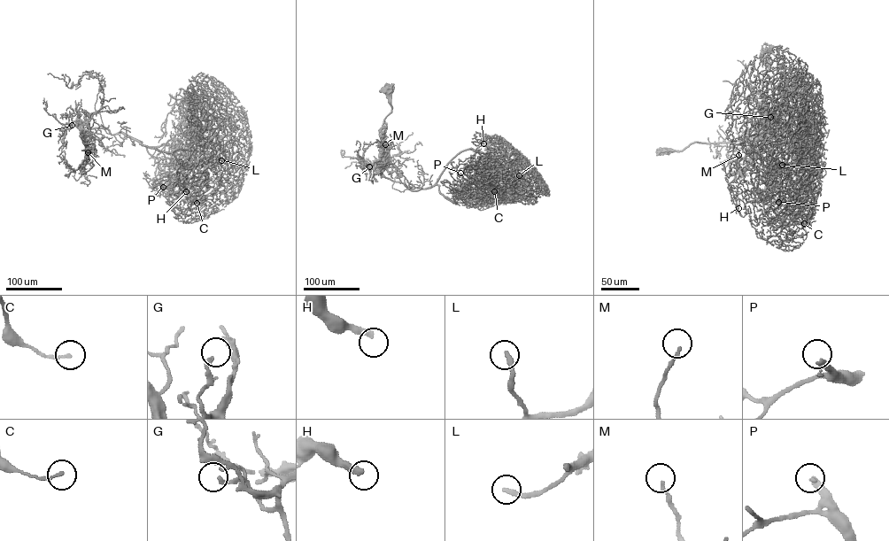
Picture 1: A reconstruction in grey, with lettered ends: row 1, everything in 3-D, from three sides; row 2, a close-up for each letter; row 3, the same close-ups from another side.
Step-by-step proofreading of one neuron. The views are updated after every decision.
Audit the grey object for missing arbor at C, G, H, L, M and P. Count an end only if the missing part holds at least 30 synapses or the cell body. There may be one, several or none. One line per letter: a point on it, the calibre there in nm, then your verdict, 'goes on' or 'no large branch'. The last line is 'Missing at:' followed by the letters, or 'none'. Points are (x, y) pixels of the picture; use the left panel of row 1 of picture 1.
C: at (197, 203); 140 nm thick; no large branch
G: at (72, 125); 180 nm thick; no large branch
H: at (186, 191); 320 nm thick; goes on
L: at (221, 160); 240 nm thick; goes on
M: at (88, 152); 150 nm thick; no large branch
P: at (163, 187); 360 nm thick; goes on
Missing at: H, L, P

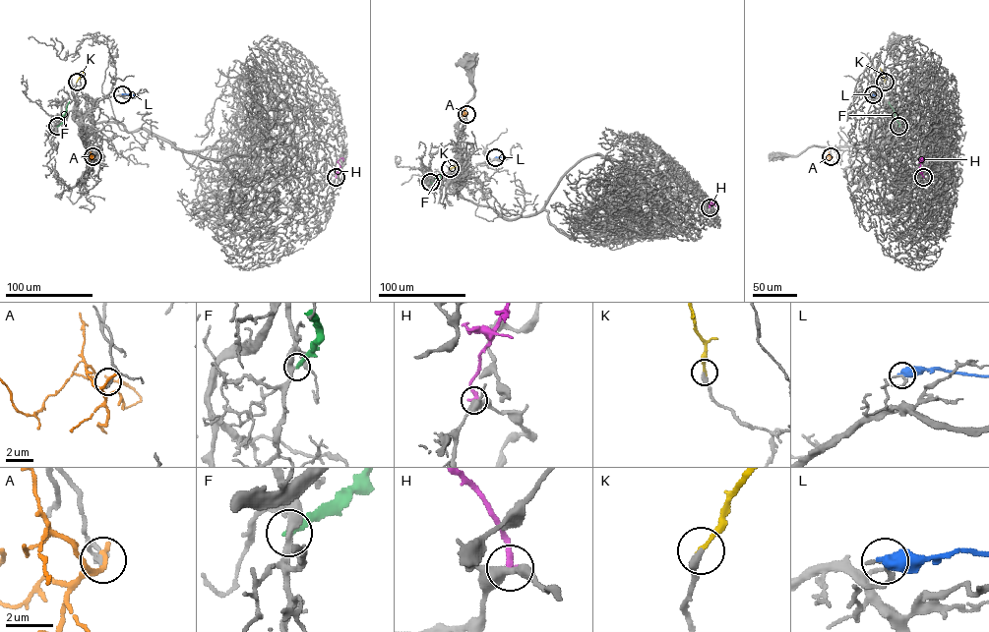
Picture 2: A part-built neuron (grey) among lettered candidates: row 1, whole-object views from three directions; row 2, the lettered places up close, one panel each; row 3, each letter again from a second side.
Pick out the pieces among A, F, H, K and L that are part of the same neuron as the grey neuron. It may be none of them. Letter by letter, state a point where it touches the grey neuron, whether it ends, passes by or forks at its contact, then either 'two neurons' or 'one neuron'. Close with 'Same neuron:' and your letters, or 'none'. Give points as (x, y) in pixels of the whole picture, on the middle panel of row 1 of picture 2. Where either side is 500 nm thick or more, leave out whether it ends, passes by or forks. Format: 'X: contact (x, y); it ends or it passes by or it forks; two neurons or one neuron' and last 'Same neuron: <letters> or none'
A: contact (466, 114); it ends; two neurons
F: contact (430, 182); it ends; two neurons
H: contact (710, 207); it ends; two neurons
K: contact (450, 168); it ends; one neuron
L: contact (495, 157); two neurons
Same neuron: K

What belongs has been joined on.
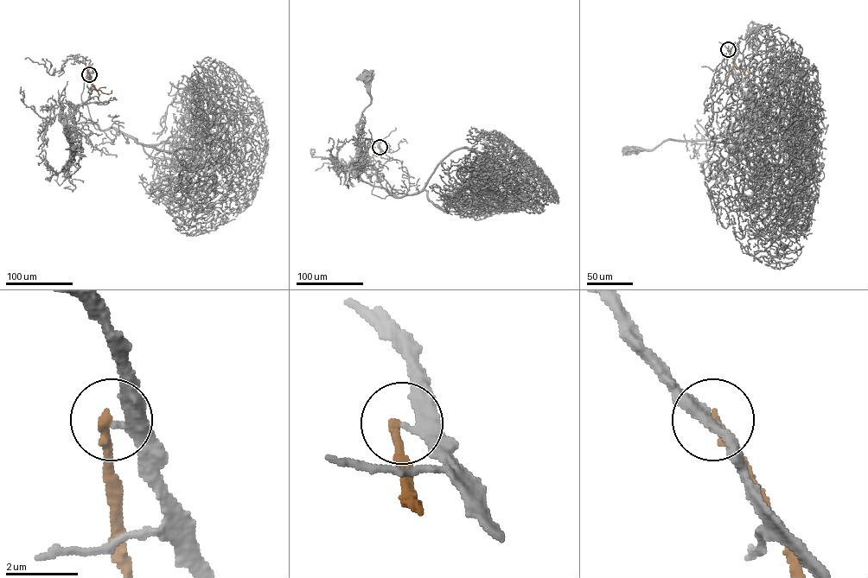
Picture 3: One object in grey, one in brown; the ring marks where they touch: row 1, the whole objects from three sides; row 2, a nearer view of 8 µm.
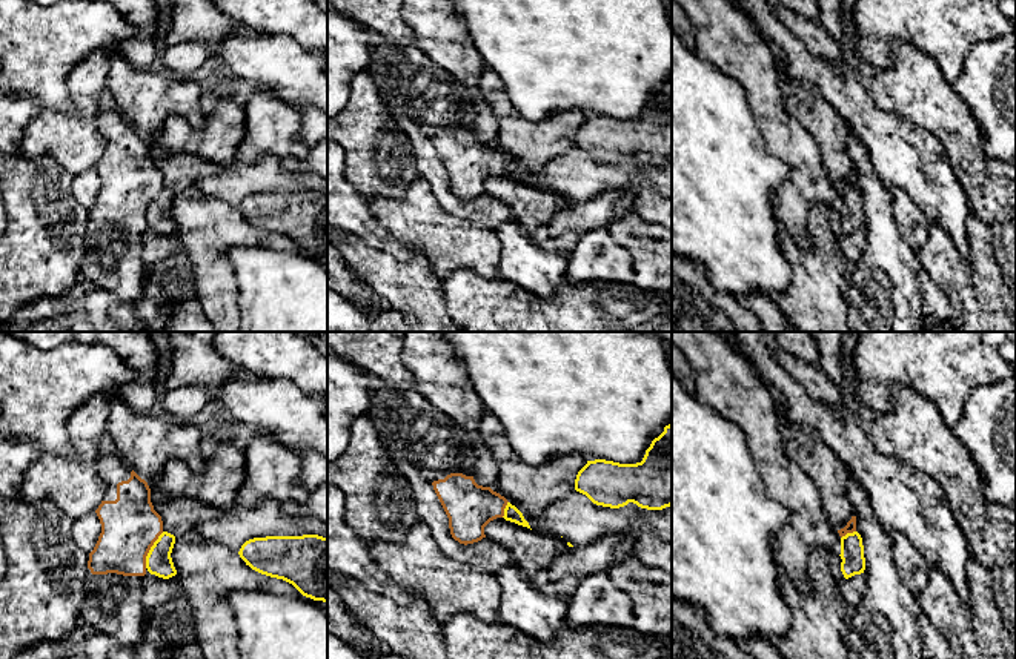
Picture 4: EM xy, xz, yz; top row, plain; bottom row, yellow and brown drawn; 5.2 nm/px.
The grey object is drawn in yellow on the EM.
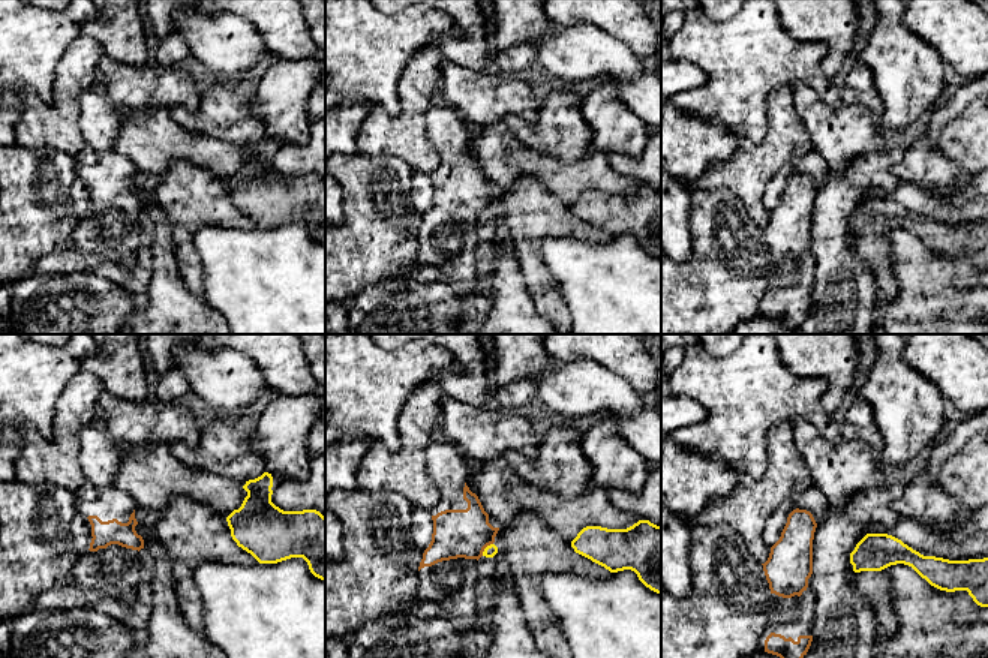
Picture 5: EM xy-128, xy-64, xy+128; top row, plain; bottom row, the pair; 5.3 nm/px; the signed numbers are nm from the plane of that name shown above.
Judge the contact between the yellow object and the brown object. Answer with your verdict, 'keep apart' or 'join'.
keep apart

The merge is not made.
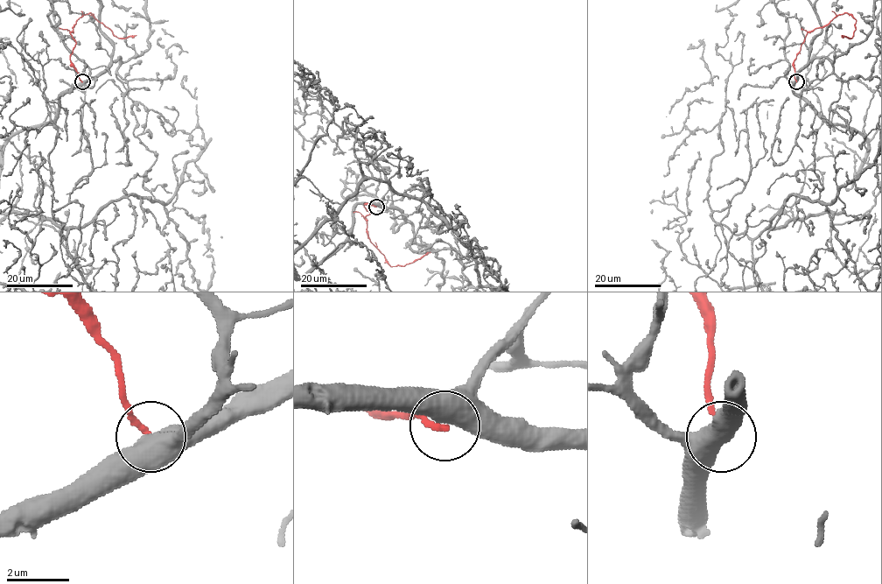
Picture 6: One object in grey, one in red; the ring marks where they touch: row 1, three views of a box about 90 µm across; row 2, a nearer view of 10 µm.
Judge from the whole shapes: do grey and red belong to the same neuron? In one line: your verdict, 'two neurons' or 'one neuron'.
two neurons

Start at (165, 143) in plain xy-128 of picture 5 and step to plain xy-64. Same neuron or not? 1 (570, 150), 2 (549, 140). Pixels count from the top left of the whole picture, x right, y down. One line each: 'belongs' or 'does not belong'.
1: does not belong
2: does not belong

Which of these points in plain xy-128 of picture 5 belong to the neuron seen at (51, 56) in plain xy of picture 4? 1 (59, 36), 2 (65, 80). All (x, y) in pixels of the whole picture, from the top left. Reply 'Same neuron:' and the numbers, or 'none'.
Same neuron: 1

